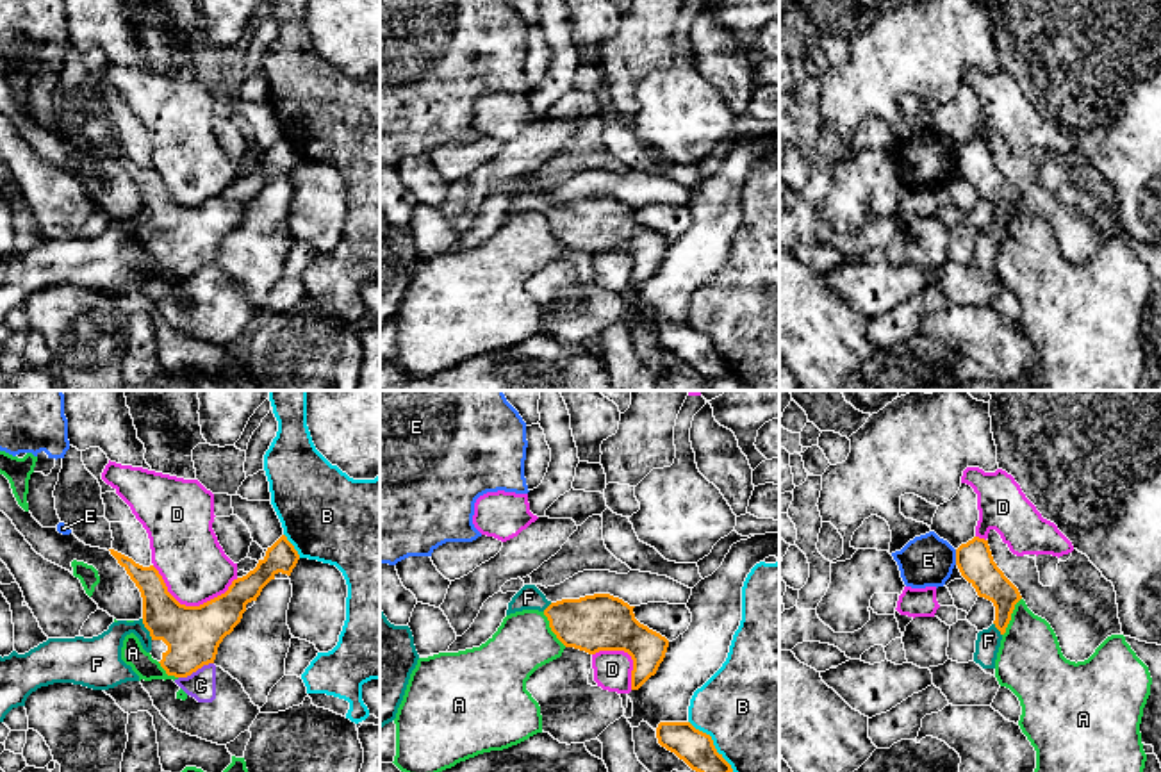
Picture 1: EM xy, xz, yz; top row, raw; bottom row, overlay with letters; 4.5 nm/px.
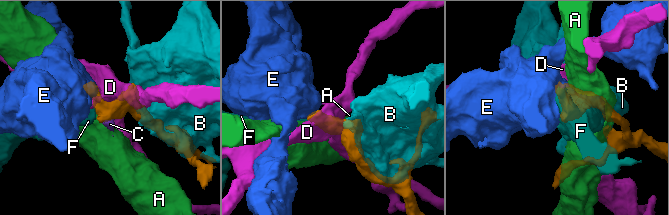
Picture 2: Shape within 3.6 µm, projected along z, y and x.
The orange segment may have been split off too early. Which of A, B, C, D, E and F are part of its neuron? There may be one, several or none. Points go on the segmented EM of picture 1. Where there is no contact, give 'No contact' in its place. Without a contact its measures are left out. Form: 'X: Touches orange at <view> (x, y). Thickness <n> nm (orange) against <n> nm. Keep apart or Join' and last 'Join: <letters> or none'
A: Touches orange at yz (1010, 617). Thickness 150 nm (orange) against 300 nm. Keep apart
B: Touches orange at xz (712, 744). Thickness 160 nm (orange) against 480 nm. Keep apart
C: Touches orange at xy (195, 671). Thickness 260 nm (orange) against 130 nm. Keep apart
D: Touches orange at xy (191, 607). Thickness 260 nm (orange) against 300 nm. Keep apart
E: Touches orange at yz (956, 557). Thickness 160 nm (orange) against 240 nm. Keep apart
F: Touches orange at xy (147, 628). Thickness 260 nm (orange) against 190 nm. Join
Join: F

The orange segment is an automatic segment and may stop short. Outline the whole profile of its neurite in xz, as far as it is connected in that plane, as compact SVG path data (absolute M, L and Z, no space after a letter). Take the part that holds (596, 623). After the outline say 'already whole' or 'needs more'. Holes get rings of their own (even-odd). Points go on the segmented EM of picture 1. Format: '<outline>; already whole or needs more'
M524 585L508 603L506 615L539 610L551 631L565 647L589 654L624 651L633 660L631 690L638 690L656 674L665 658L669 640L640 624L630 606L610 594L551 603L535 585Z; needs more

